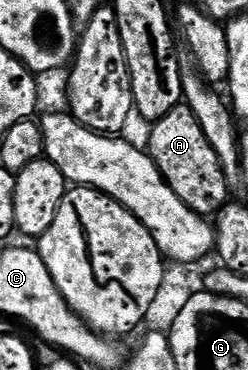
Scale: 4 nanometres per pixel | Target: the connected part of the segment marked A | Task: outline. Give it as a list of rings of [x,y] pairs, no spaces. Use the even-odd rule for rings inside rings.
[[[180,103],[160,121],[154,122],[150,129],[150,157],[155,161],[160,174],[177,197],[195,213],[218,214],[229,201],[227,197],[229,178],[219,162],[217,151],[213,151],[209,139],[205,139],[205,131],[201,131],[201,123],[197,123],[197,115],[193,115],[193,111],[187,104]]]

